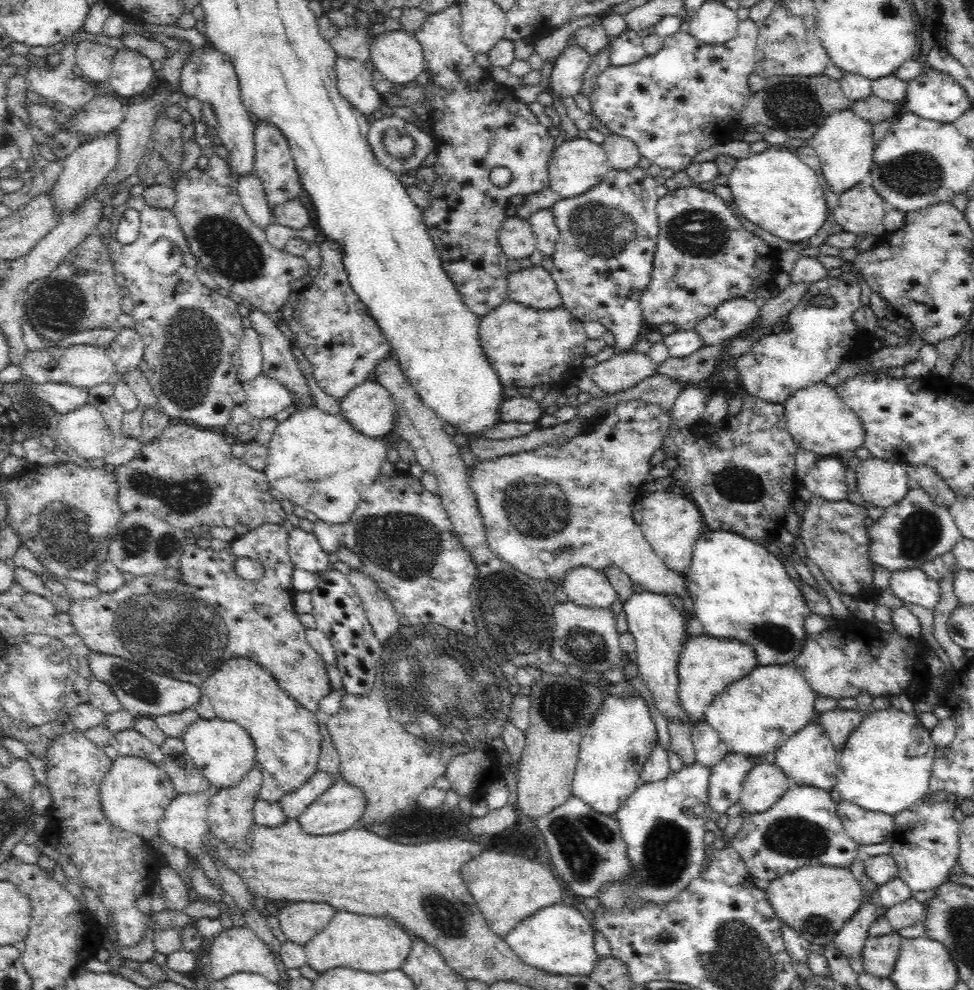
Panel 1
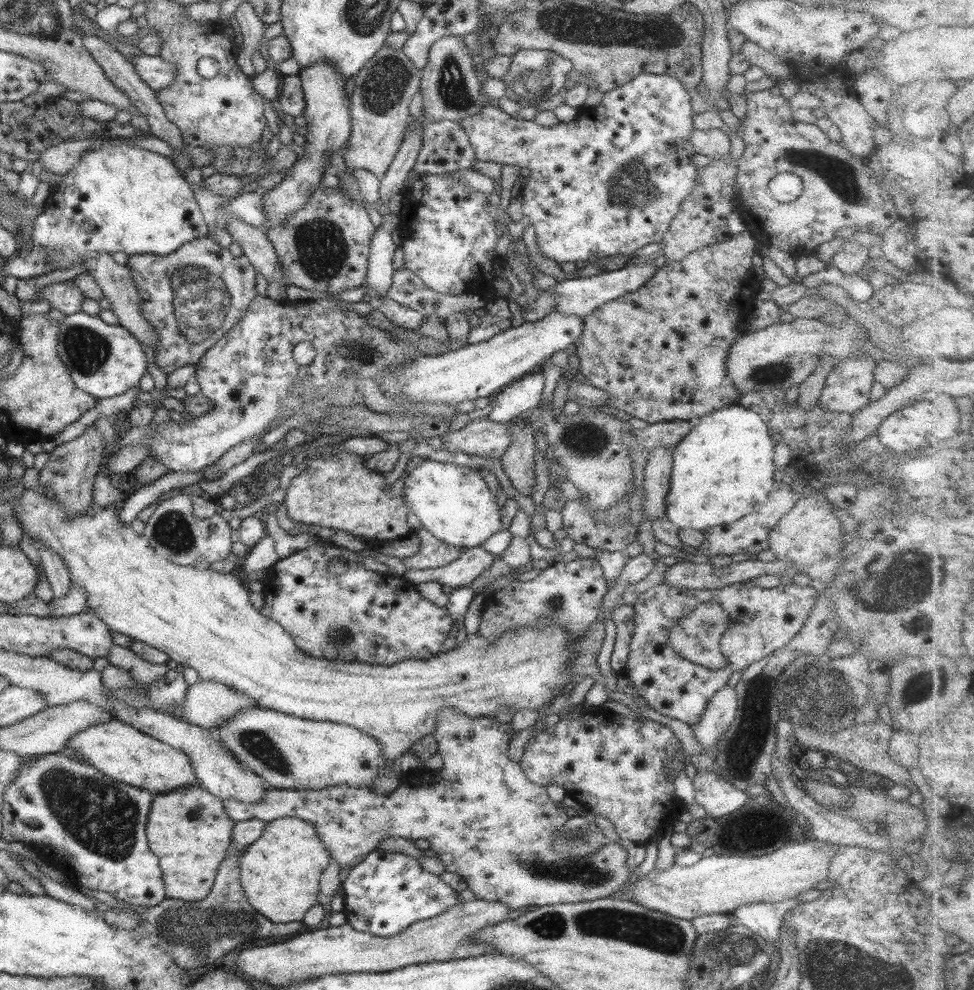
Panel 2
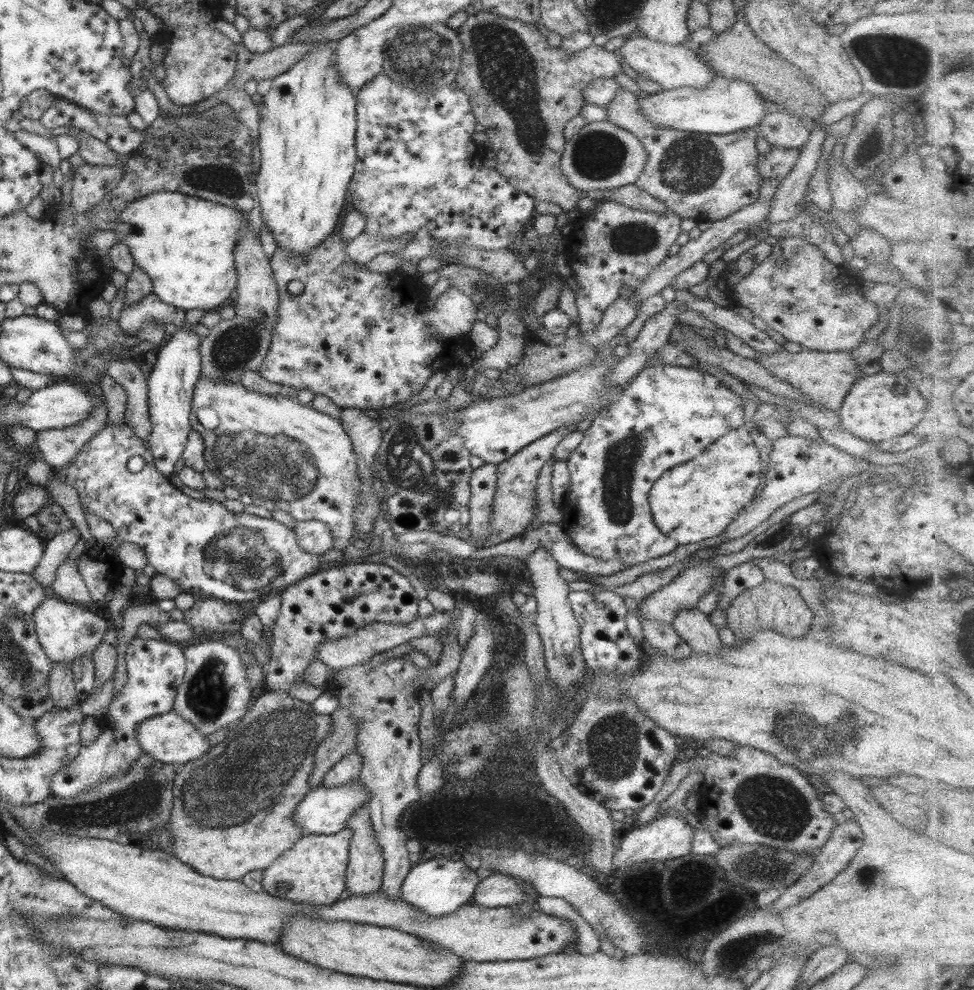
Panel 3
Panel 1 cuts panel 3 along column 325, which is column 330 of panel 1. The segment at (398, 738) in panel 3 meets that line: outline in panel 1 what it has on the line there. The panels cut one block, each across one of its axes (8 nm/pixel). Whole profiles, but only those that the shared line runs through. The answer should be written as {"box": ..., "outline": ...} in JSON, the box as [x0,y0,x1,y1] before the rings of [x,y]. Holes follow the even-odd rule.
{"box":[68,524,333,715],"outline":[[[264,524],[259,528],[250,529],[247,534],[238,536],[232,541],[228,548],[224,551],[214,552],[210,548],[207,550],[201,550],[195,545],[195,542],[189,544],[180,558],[181,577],[176,580],[168,580],[162,575],[158,576],[136,576],[131,582],[125,583],[118,590],[110,593],[103,593],[96,601],[94,600],[82,600],[76,601],[74,605],[71,605],[70,612],[68,613],[72,618],[72,623],[76,627],[76,631],[82,636],[85,647],[90,651],[96,651],[100,653],[110,653],[110,655],[119,656],[128,659],[131,663],[135,663],[142,669],[148,672],[154,672],[160,676],[168,676],[174,680],[180,680],[193,684],[194,686],[200,686],[206,682],[209,676],[212,676],[216,670],[218,670],[224,663],[230,659],[246,658],[253,660],[258,666],[261,666],[268,674],[272,675],[272,678],[277,682],[278,688],[281,688],[292,700],[295,700],[296,704],[299,704],[302,708],[309,710],[314,715],[320,714],[318,706],[325,696],[328,696],[333,690],[330,684],[330,678],[326,671],[326,663],[323,658],[310,646],[307,639],[307,628],[300,621],[296,609],[293,604],[293,597],[295,591],[292,588],[292,572],[295,569],[292,559],[288,554],[289,532],[286,531],[282,525],[276,524]],[[248,557],[254,558],[254,560],[260,561],[264,565],[264,578],[258,580],[258,582],[246,582],[236,576],[236,573],[232,570],[232,563],[235,558]]]}

